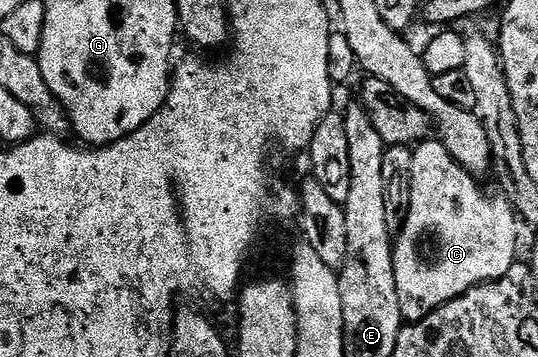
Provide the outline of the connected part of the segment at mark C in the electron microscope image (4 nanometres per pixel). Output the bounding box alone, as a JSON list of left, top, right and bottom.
[392,138,518,322]

